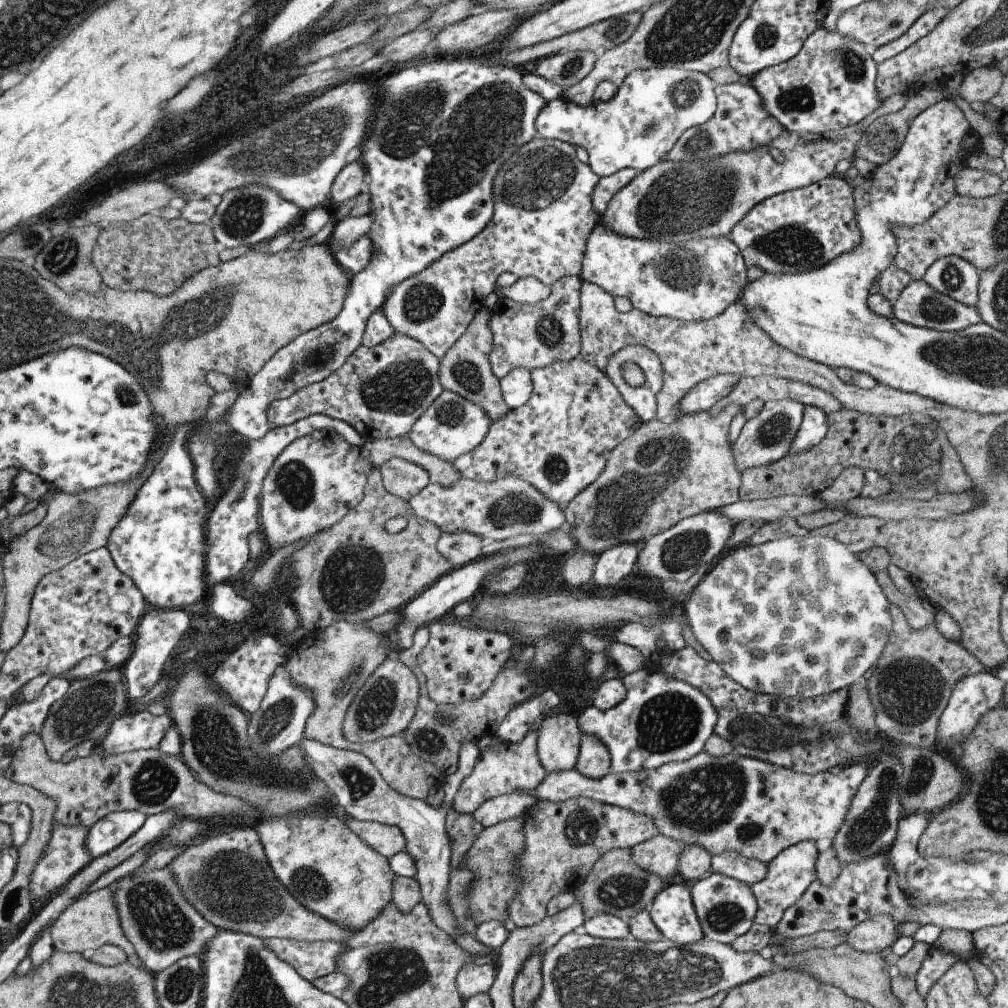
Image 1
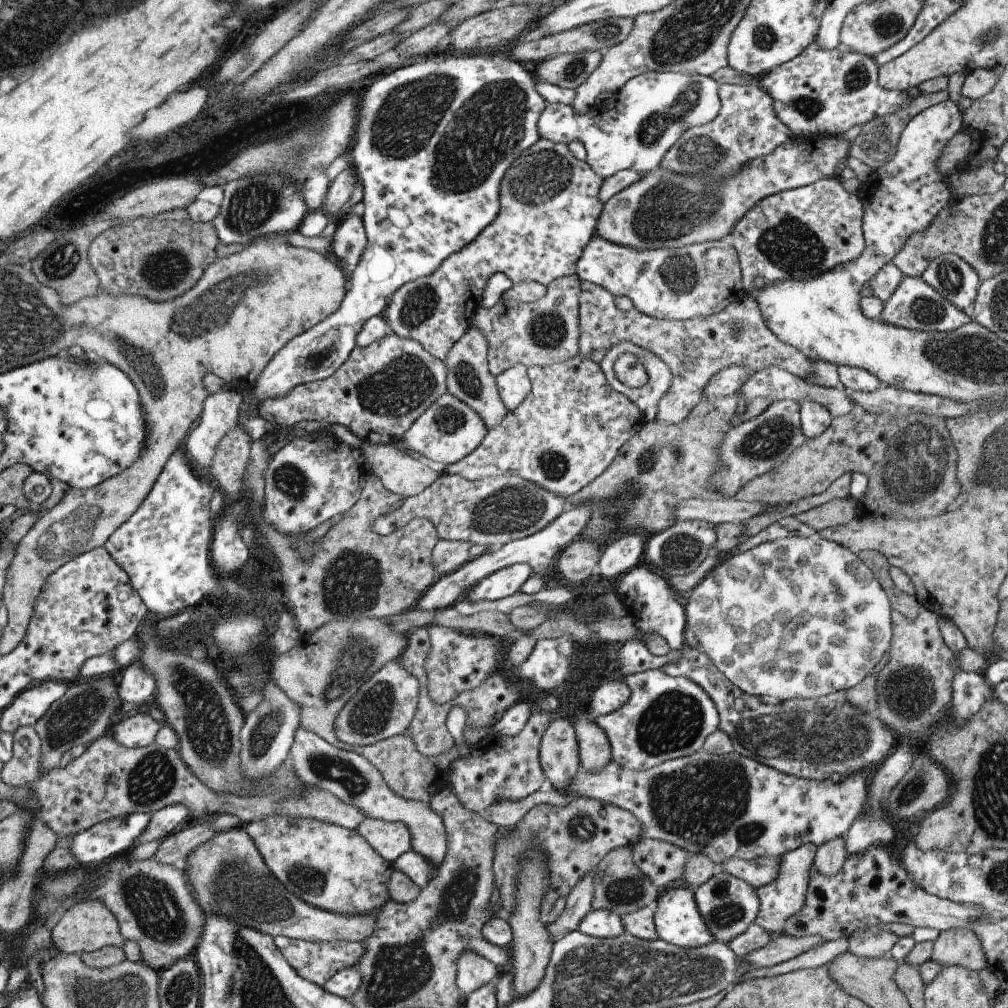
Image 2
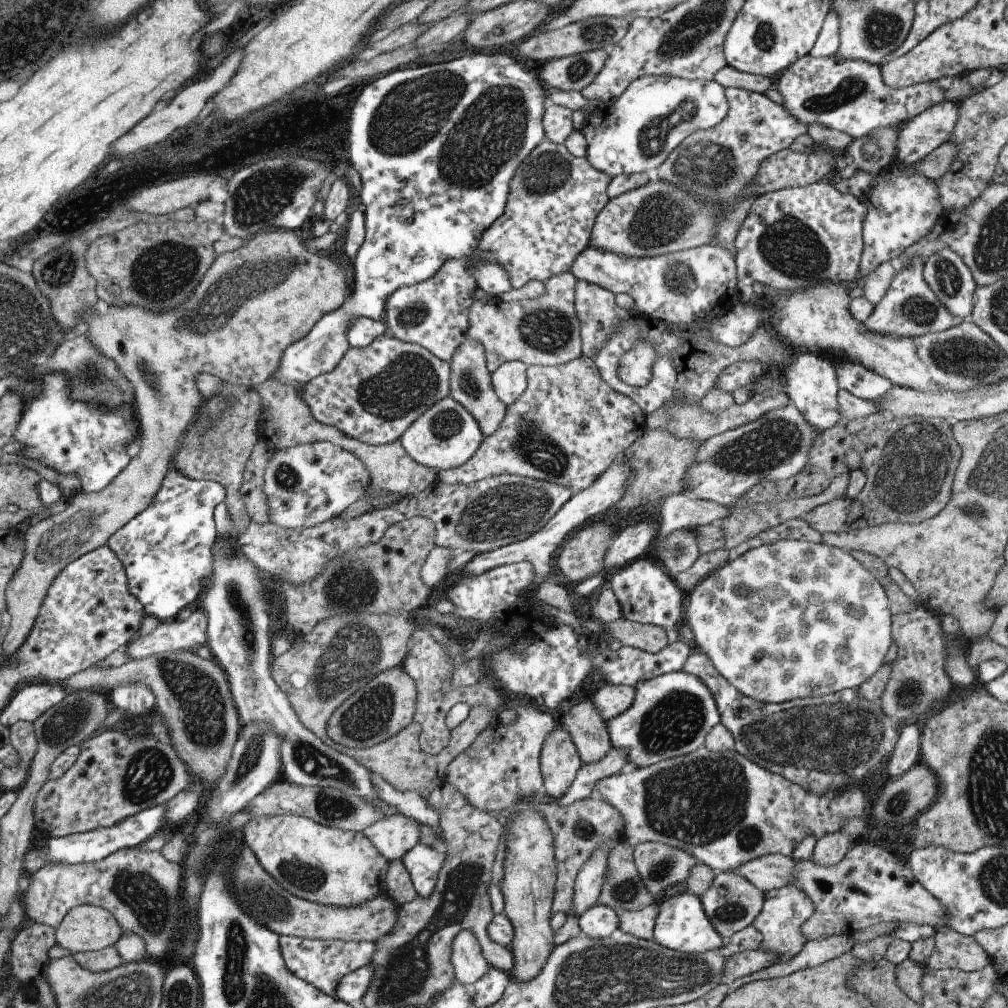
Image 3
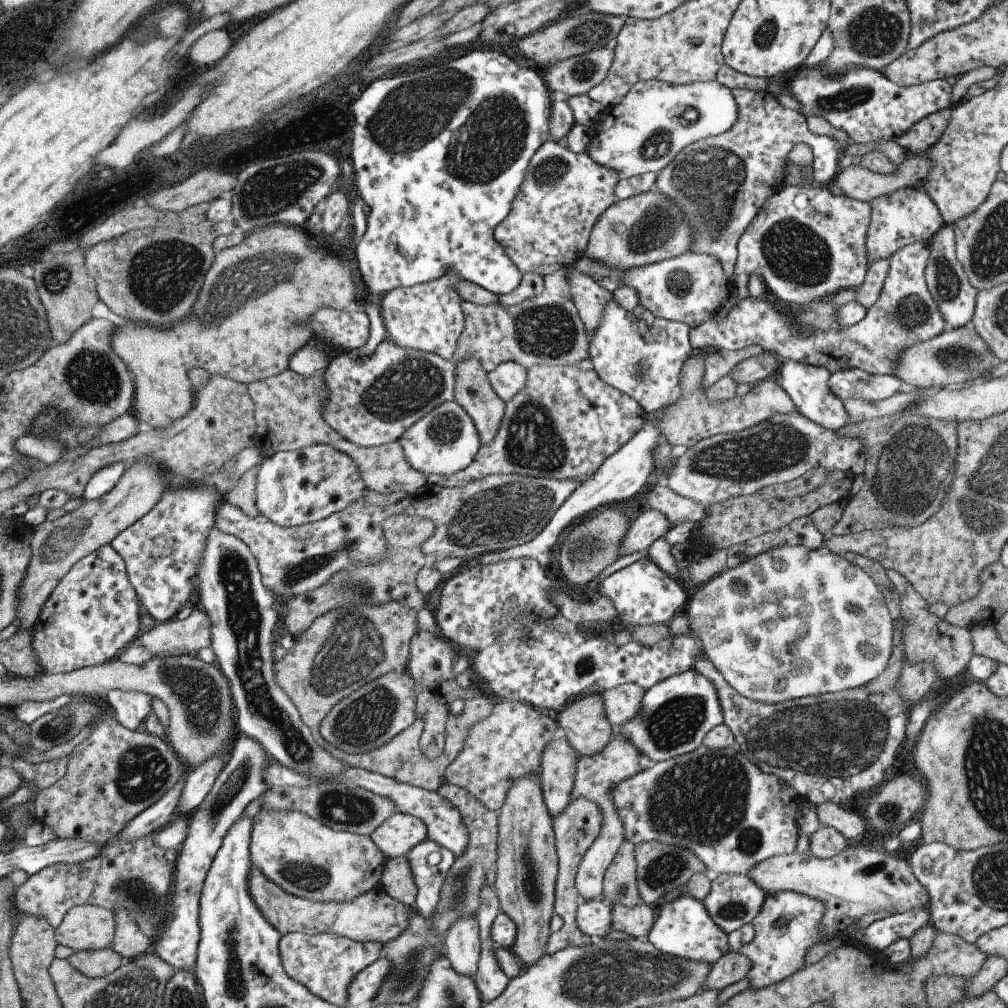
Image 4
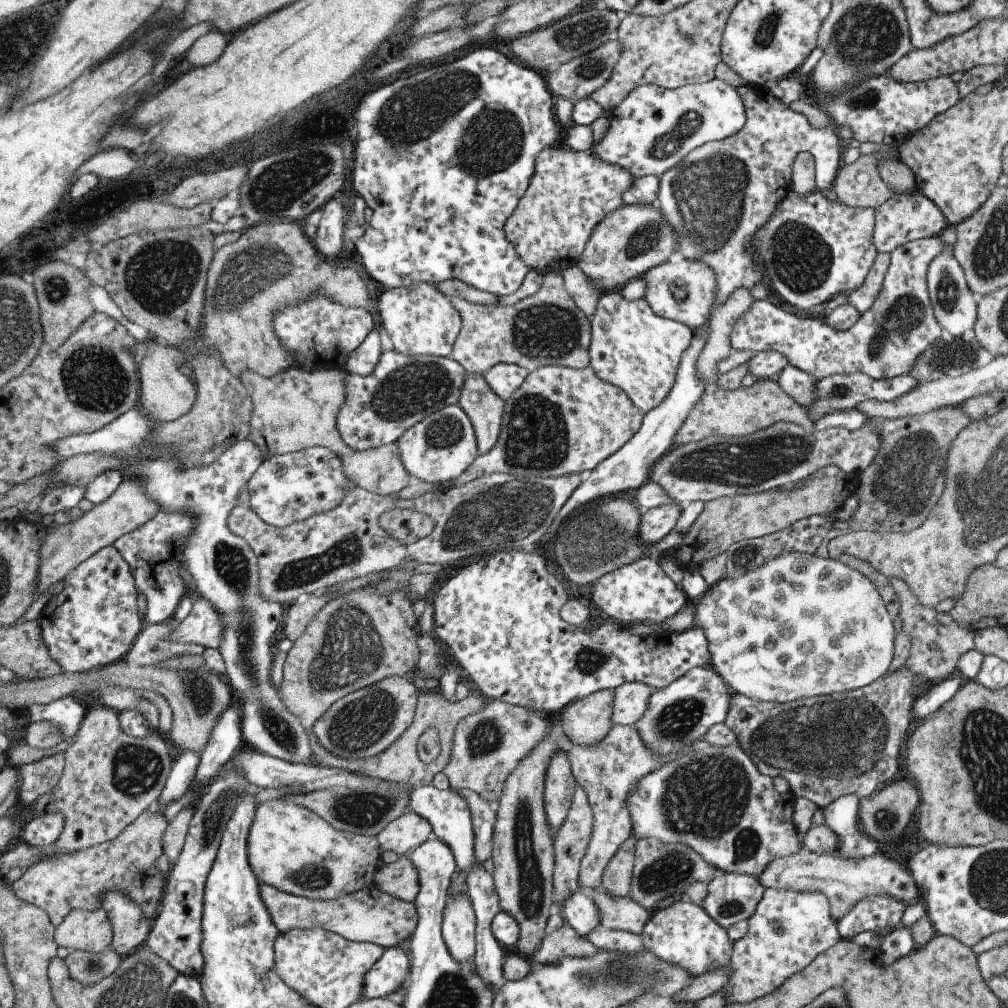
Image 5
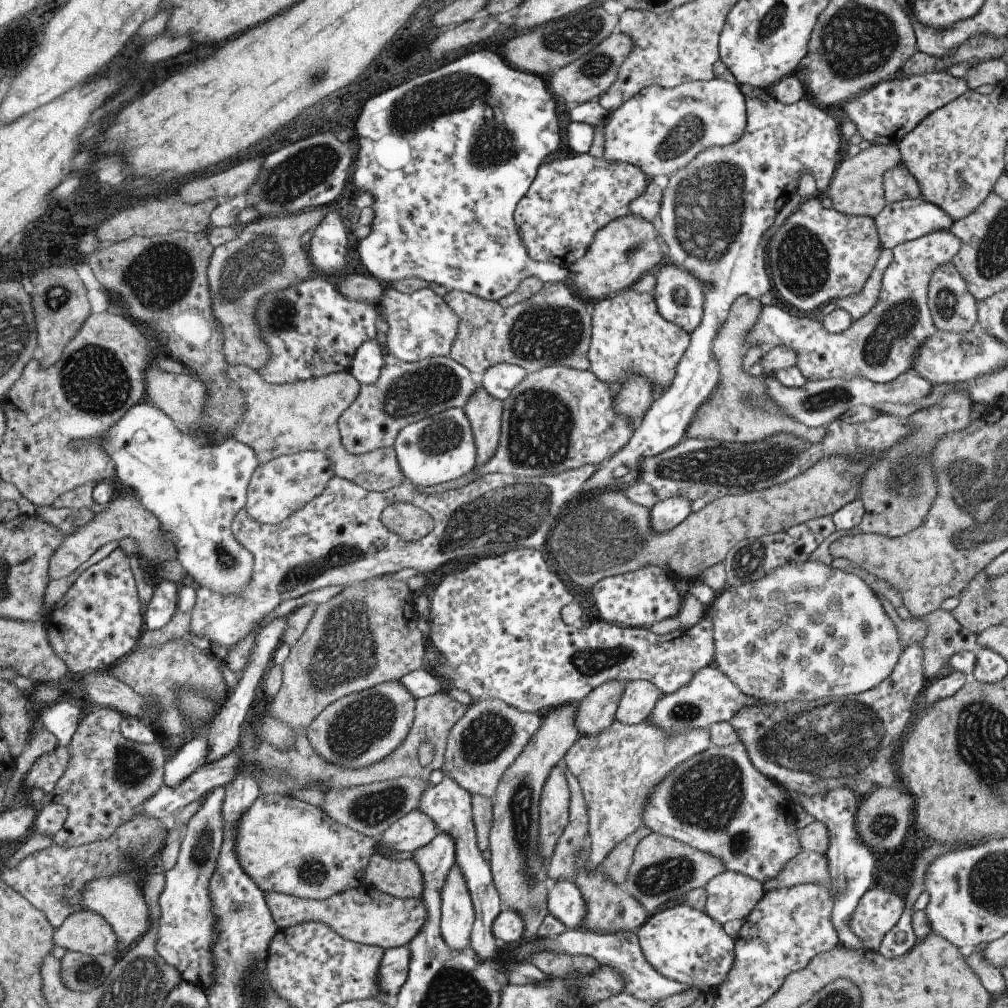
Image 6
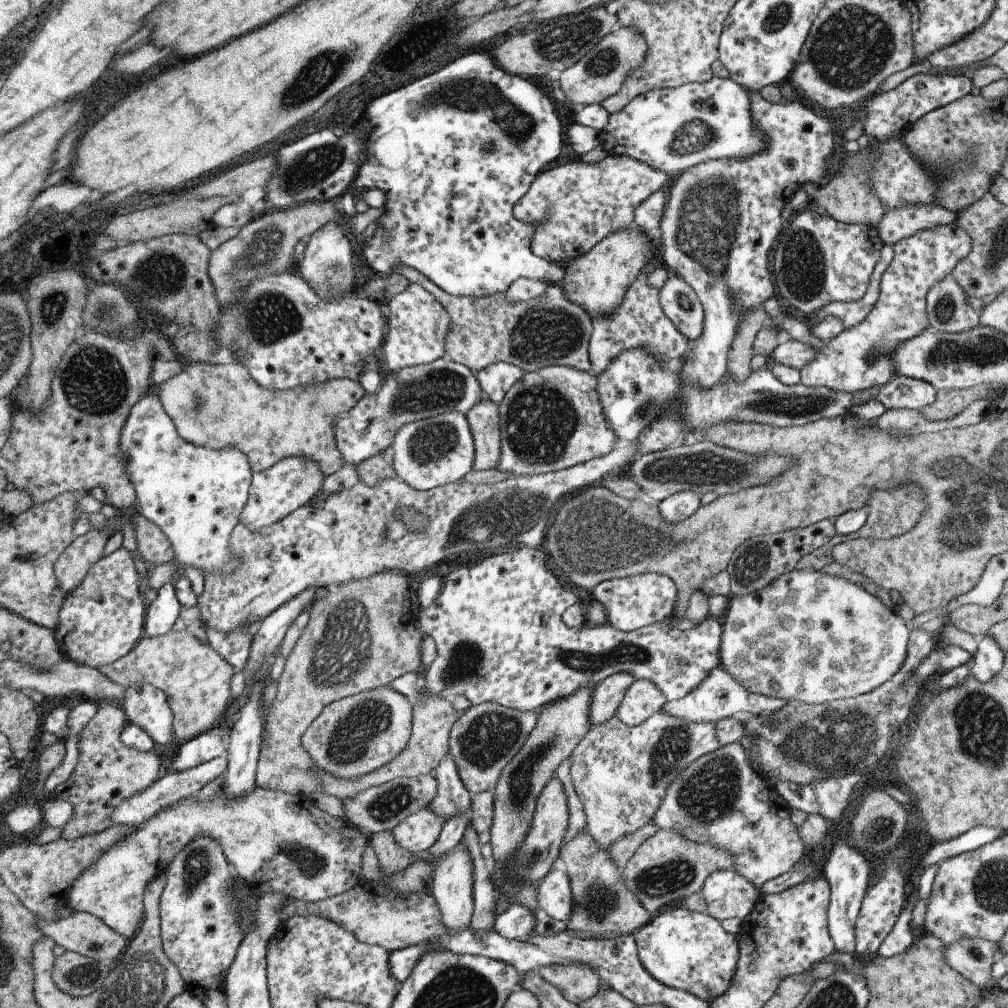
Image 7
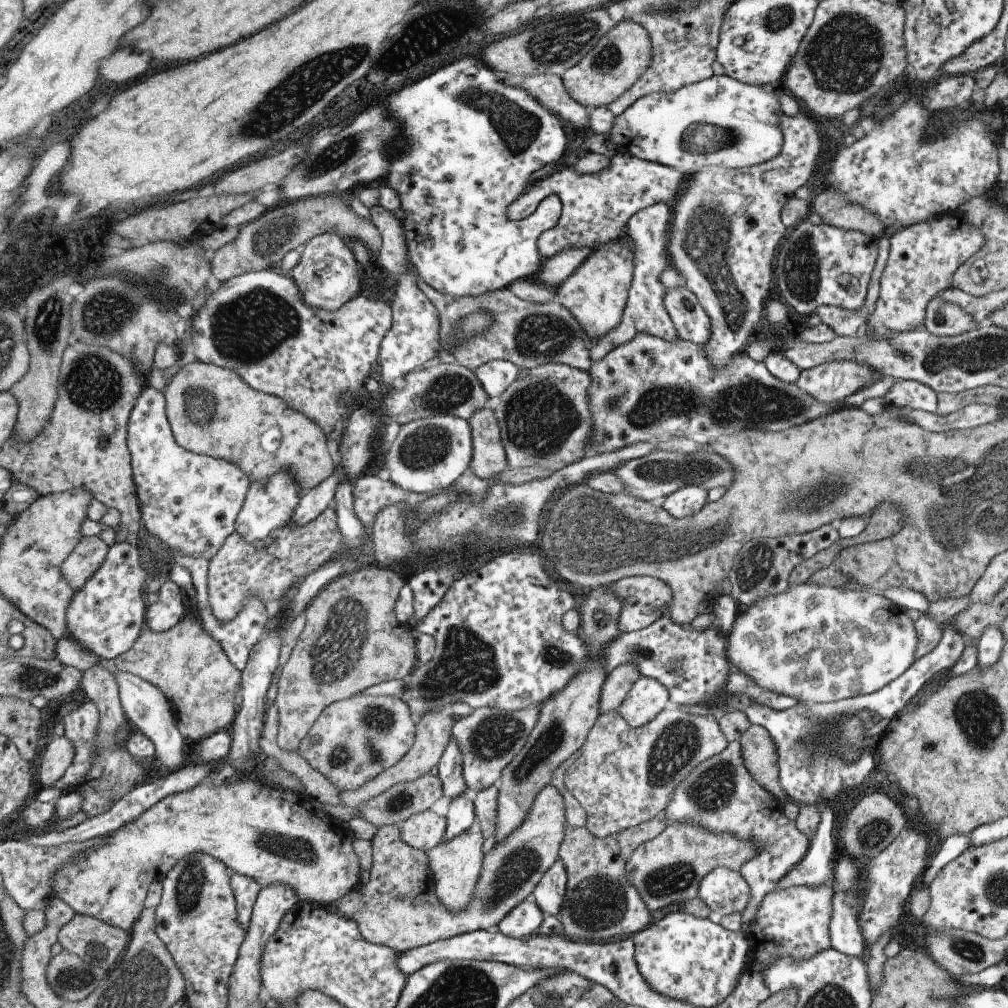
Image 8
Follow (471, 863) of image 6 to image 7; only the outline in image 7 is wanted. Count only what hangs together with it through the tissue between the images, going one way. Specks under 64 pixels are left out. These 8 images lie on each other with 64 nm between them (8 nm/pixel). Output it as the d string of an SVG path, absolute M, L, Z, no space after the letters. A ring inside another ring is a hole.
M450 752L440 762L439 771L436 797L426 808L442 818L442 811L446 812L446 821L453 815L458 816L460 813L468 815L470 819L471 795L460 779L457 763ZM471 822L460 843L469 848L474 864L474 913L470 929L475 934L486 934L489 926L494 923L496 918L495 902L497 895L491 882L491 863L482 857L481 845Z

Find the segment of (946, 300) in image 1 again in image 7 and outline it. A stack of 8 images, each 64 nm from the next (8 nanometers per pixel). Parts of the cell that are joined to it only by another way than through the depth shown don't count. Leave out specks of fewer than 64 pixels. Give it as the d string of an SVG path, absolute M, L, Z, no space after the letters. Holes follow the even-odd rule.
M958 222L948 223L947 225L941 225L931 227L925 230L920 230L914 235L911 235L909 238L904 238L903 240L896 242L893 245L892 261L890 262L888 269L884 272L884 274L882 274L881 277L879 287L879 298L876 302L876 305L874 306L874 309L868 314L868 317L860 325L857 325L856 327L853 327L848 331L844 330L838 337L831 339L828 343L826 343L825 341L820 341L817 337L814 337L811 334L811 330L813 329L813 327L811 328L809 325L806 326L806 324L804 324L803 322L799 322L794 318L786 317L786 315L784 314L784 317L782 319L779 318L777 321L774 322L771 321L771 318L768 318L768 323L777 325L778 328L781 330L782 339L792 339L794 341L810 343L817 350L817 356L815 357L815 360L811 364L808 364L807 366L804 366L802 369L799 370L801 375L800 383L804 387L825 387L826 389L829 389L830 392L839 391L840 393L858 393L860 390L868 389L871 387L880 387L889 382L892 378L894 378L894 376L896 376L896 374L893 372L891 361L889 360L891 352L904 340L907 340L908 338L913 338L914 336L917 336L923 331L929 329L929 323L927 320L927 295L931 292L931 289L935 285L938 285L942 280L945 280L954 271L954 268L958 265L958 262L961 262L964 258L966 258L966 256L968 256L968 254L972 250L973 238L967 231L965 231L960 225L958 225Z

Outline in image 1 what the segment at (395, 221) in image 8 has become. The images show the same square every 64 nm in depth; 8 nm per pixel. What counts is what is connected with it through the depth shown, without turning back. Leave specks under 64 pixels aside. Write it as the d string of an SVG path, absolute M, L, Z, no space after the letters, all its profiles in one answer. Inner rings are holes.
M565 276L551 284L550 294L534 304L516 302L500 296L492 307L490 330L494 336L490 366L499 379L516 368L544 368L556 361L576 360L581 357L579 327L580 286L579 276Z

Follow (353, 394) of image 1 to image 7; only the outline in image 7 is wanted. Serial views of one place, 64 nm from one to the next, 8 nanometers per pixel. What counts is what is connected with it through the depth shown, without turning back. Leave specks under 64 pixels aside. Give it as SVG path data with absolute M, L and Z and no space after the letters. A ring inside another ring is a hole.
M442 358L434 362L414 367L405 367L396 375L388 375L384 384L374 394L366 394L350 411L341 415L334 424L337 448L343 459L343 466L334 475L322 482L322 487L311 502L326 499L341 489L355 486L359 481L359 463L372 459L375 455L389 450L395 434L406 424L430 419L441 413L456 411L466 414L484 400L484 392L479 381L466 366Z

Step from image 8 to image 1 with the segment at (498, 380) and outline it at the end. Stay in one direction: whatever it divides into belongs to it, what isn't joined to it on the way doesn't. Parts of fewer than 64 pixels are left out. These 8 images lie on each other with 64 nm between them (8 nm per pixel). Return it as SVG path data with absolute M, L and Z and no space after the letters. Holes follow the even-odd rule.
M516 368L500 379L504 402L509 410L521 407L530 398L533 391L531 370Z

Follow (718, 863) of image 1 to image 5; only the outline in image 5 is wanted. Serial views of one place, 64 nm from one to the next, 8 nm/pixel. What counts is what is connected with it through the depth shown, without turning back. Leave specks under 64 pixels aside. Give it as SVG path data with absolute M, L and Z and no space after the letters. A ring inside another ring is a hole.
M802 846L801 852L777 859L758 879L765 889L789 889L792 891L817 891L823 893L831 907L831 918L840 921L867 895L891 897L905 906L922 902L919 889L906 867L896 860L886 858L880 851L860 861L852 861L835 855L818 855Z

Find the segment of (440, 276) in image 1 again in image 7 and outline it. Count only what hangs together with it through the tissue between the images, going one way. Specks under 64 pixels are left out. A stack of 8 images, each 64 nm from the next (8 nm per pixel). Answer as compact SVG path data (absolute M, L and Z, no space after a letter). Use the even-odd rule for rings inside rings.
M608 155L594 165L583 164L579 158L565 163L540 172L530 189L513 207L513 216L516 219L537 226L537 232L531 241L533 254L552 264L570 264L570 260L589 252L610 234L627 228L633 223L635 211L642 202L650 199L652 194L658 193L661 189L668 190L677 175L672 176L634 158L621 155ZM411 283L404 292L390 297L390 302L385 306L388 325L380 349L382 371L396 375L405 367L429 364L440 359L445 351L445 337L450 323L447 311L417 283Z

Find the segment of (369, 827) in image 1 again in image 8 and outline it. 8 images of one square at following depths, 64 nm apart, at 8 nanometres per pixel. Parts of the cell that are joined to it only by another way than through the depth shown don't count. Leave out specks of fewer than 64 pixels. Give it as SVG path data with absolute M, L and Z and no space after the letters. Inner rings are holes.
M432 809L413 814L398 826L400 837L409 846L428 852L443 842L446 820Z

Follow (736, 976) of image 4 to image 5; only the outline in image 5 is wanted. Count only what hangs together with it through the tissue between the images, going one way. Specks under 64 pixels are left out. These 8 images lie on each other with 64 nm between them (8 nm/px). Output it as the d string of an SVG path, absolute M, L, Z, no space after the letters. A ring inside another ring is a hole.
M731 962L718 971L702 974L700 977L694 977L691 985L685 989L676 992L672 998L678 1005L683 1003L698 1003L699 999L720 992L720 990L729 982L731 972Z

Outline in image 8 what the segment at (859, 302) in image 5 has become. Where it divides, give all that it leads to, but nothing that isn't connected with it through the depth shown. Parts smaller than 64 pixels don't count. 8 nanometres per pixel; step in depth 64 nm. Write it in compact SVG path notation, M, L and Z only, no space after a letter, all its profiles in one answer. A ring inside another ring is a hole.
M884 236L877 239L878 258L875 267L870 275L870 282L867 288L864 308L854 312L854 310L844 310L840 306L817 305L813 307L813 312L820 316L821 324L826 324L830 330L838 337L853 337L862 333L866 327L866 320L876 306L880 292L880 281L882 272L886 268L888 257L890 256L890 241Z

